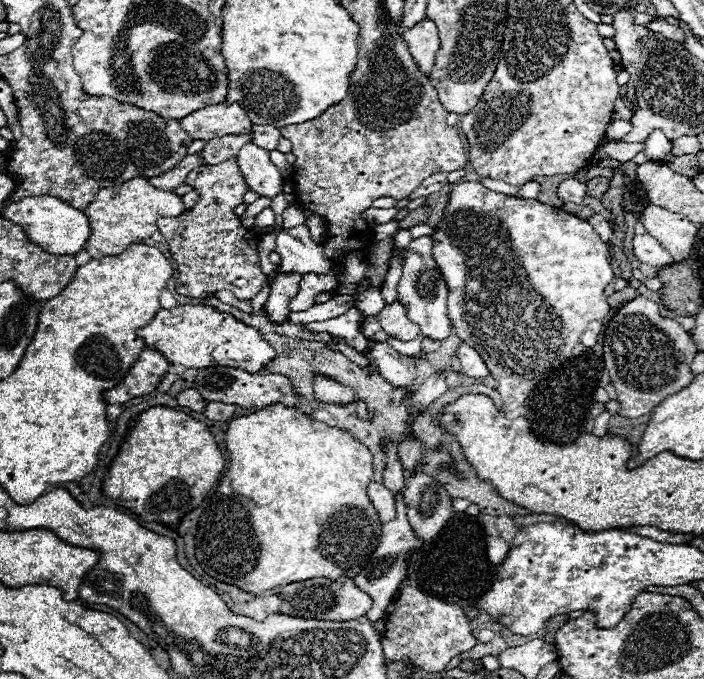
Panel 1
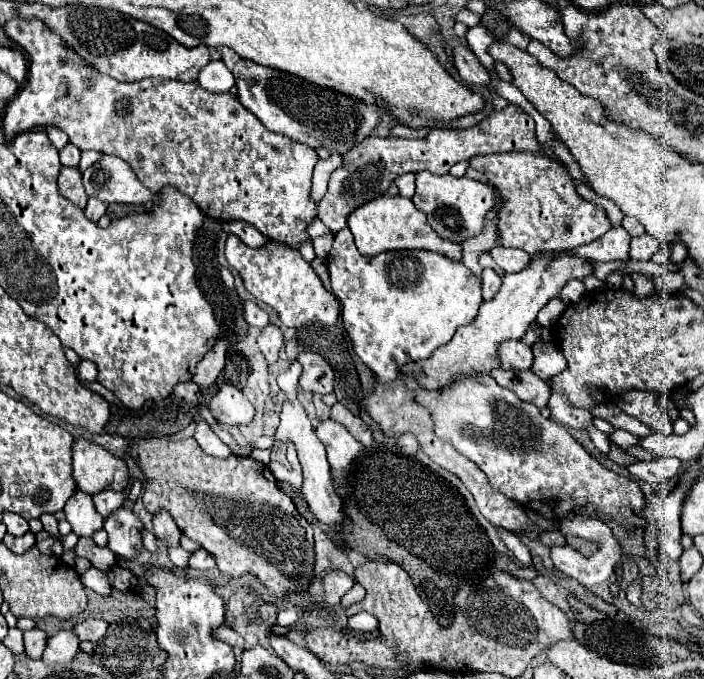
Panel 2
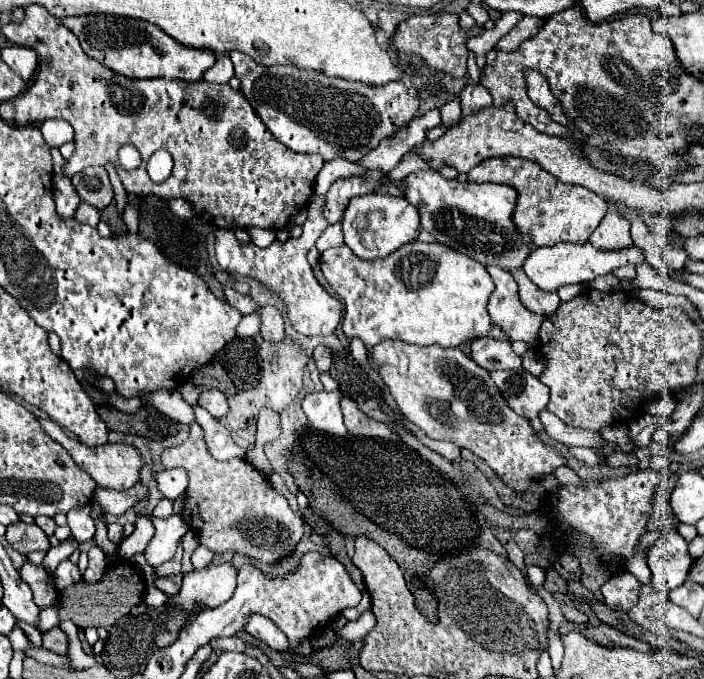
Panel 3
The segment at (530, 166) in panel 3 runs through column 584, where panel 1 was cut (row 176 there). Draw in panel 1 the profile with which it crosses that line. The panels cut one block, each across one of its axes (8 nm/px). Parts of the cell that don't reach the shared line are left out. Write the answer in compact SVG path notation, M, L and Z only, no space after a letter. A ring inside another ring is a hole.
M236 158L216 166L196 168L186 178L186 184L200 194L198 204L188 208L182 216L162 218L156 222L160 234L170 246L172 258L176 260L176 290L182 296L204 298L216 290L230 288L236 298L250 300L256 292L260 292L266 282L266 274L258 262L258 234L250 230L250 236L246 236L248 230L234 214L234 208L242 204L246 192L246 182L236 166Z

